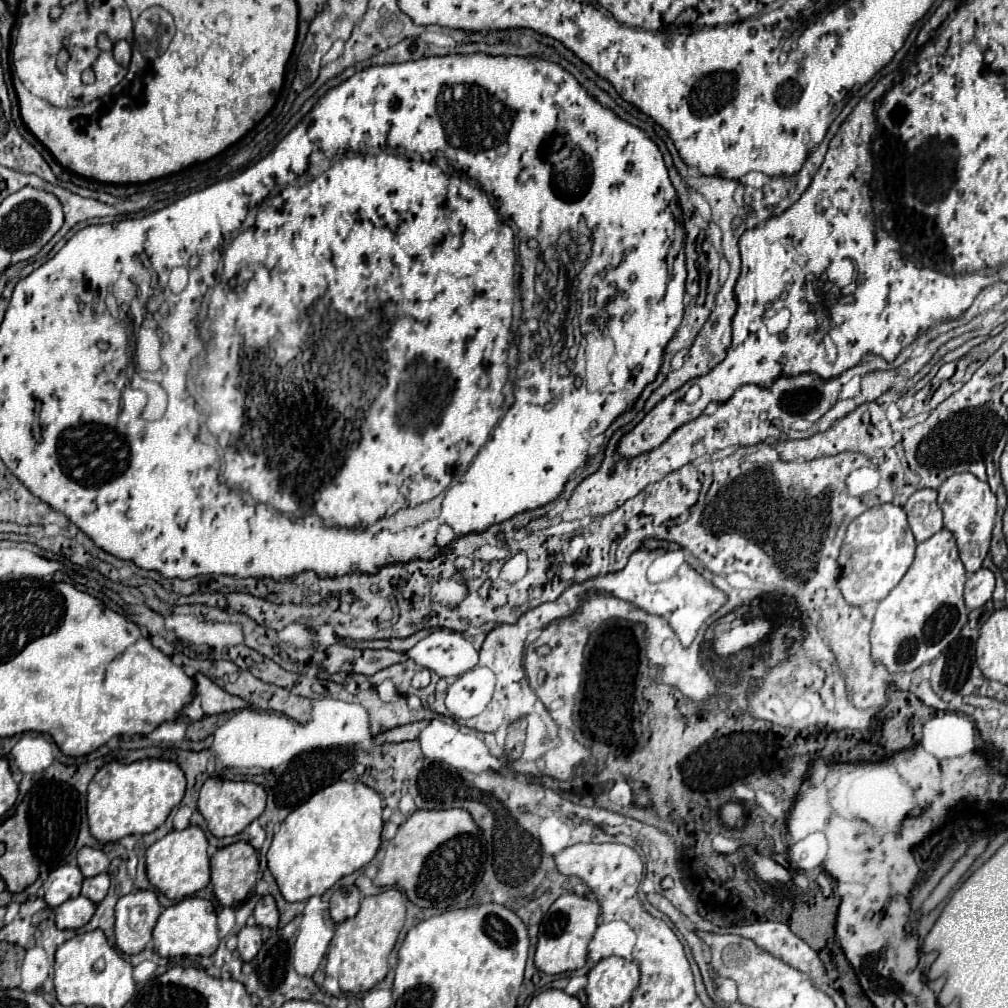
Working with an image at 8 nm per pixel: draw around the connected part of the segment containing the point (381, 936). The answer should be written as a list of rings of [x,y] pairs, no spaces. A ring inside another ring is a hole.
[[[391,888],[379,896],[363,898],[357,916],[337,924],[325,964],[327,976],[337,978],[343,992],[359,994],[375,988],[389,972],[387,958],[397,942],[403,924],[405,924],[405,898],[397,888]]]

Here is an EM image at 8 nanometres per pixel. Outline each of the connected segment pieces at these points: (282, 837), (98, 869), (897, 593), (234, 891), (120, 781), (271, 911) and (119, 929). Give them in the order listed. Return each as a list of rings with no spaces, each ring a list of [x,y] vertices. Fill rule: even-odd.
[[[335,782],[295,808],[273,836],[267,866],[287,902],[307,902],[373,860],[383,830],[381,796],[361,782]]]
[[[81,848],[77,852],[77,864],[79,864],[79,870],[83,872],[83,876],[91,878],[91,876],[107,872],[109,858],[99,848]]]
[[[941,530],[917,544],[915,560],[891,594],[879,602],[869,634],[871,658],[891,674],[913,672],[937,658],[967,624],[963,586],[967,572],[957,554],[957,542],[949,530]]]
[[[235,842],[211,856],[211,884],[221,906],[241,904],[257,882],[259,860],[249,842]]]
[[[141,760],[133,764],[111,762],[101,768],[87,788],[87,820],[91,836],[101,842],[117,842],[125,836],[143,836],[157,830],[185,794],[185,774],[169,760]]]
[[[271,894],[263,896],[263,898],[257,902],[253,916],[255,916],[257,926],[277,928],[277,924],[279,924],[279,912],[277,912],[277,906],[275,906],[275,902],[273,902],[273,896],[271,896]]]
[[[137,890],[123,896],[115,906],[115,938],[123,954],[139,954],[151,940],[161,914],[155,892]]]

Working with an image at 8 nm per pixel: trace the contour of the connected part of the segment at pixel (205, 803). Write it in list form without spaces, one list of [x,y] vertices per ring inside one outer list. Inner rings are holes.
[[[209,778],[199,792],[199,812],[207,820],[207,828],[213,836],[235,836],[243,832],[255,818],[259,818],[265,810],[265,790],[253,782],[231,782]]]

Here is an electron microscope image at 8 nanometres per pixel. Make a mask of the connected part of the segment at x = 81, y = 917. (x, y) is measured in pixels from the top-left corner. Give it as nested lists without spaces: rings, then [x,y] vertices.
[[[77,896],[73,900],[67,900],[59,908],[55,908],[55,922],[59,930],[77,930],[83,928],[95,912],[95,904],[85,898]]]

